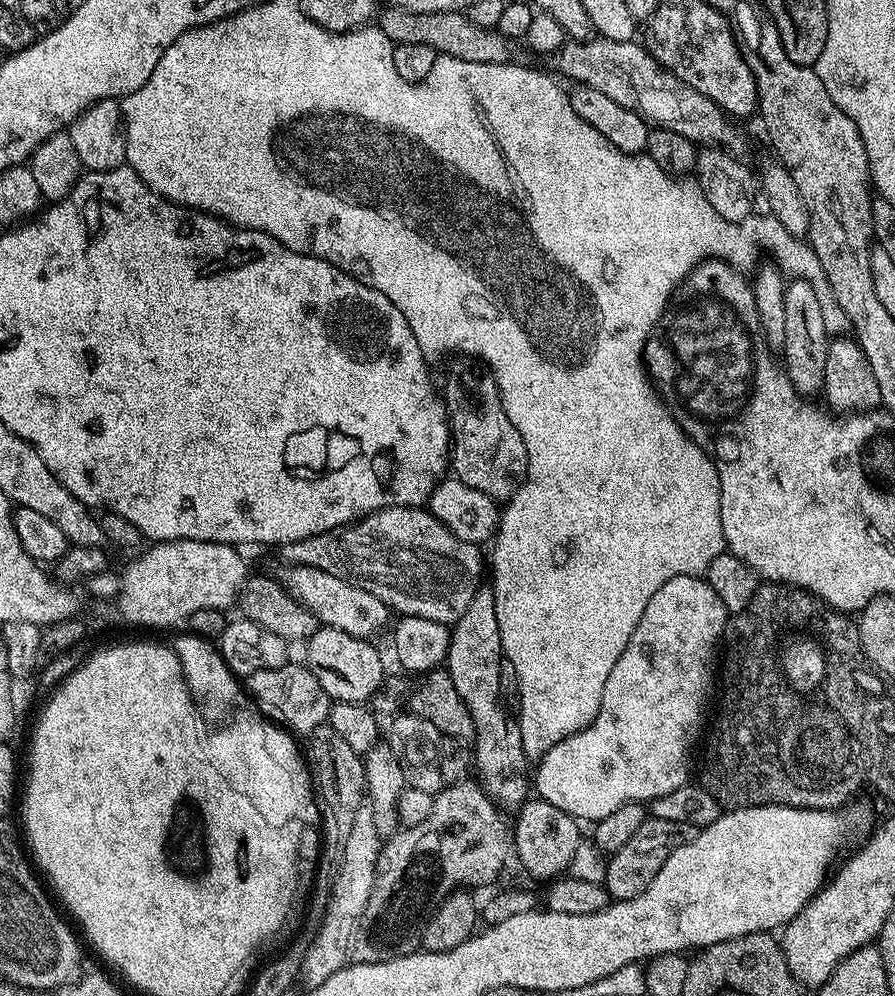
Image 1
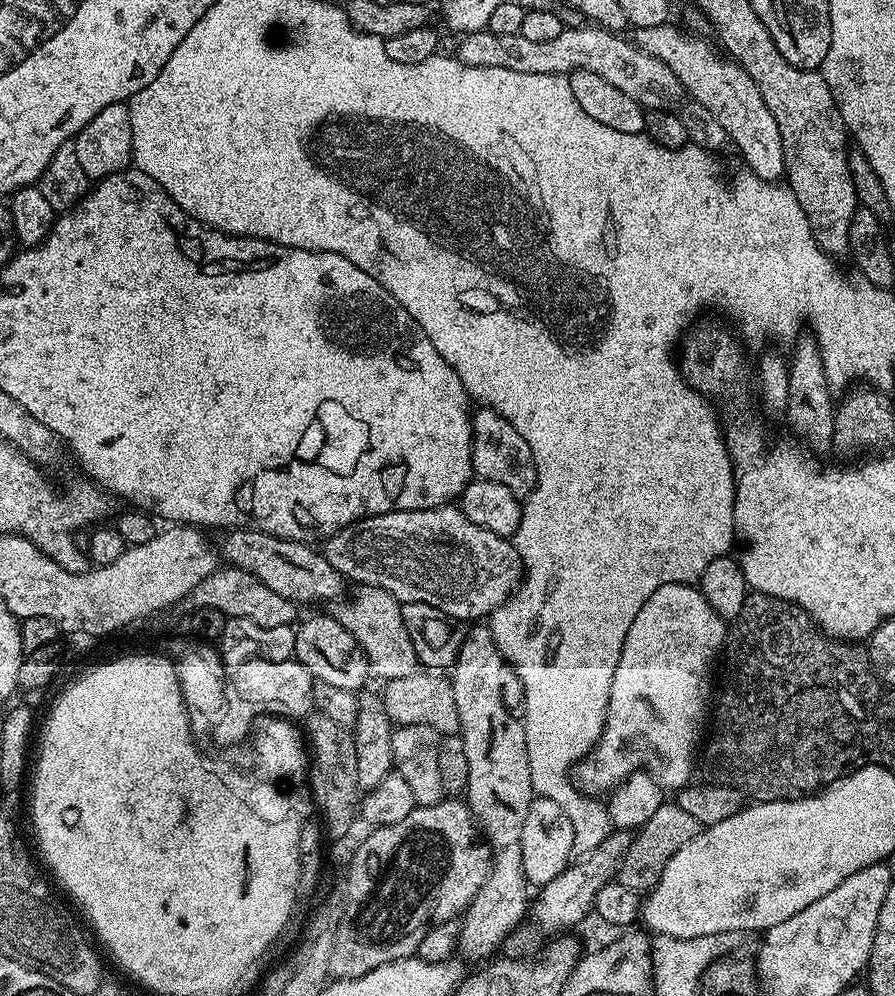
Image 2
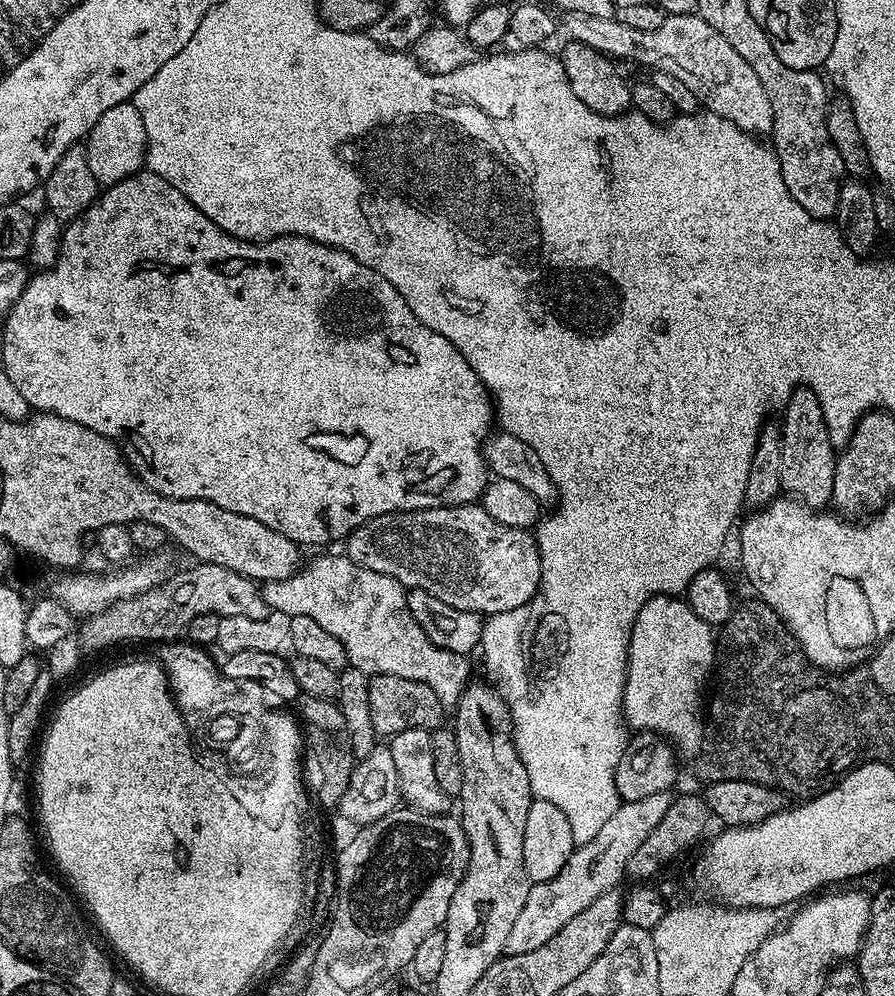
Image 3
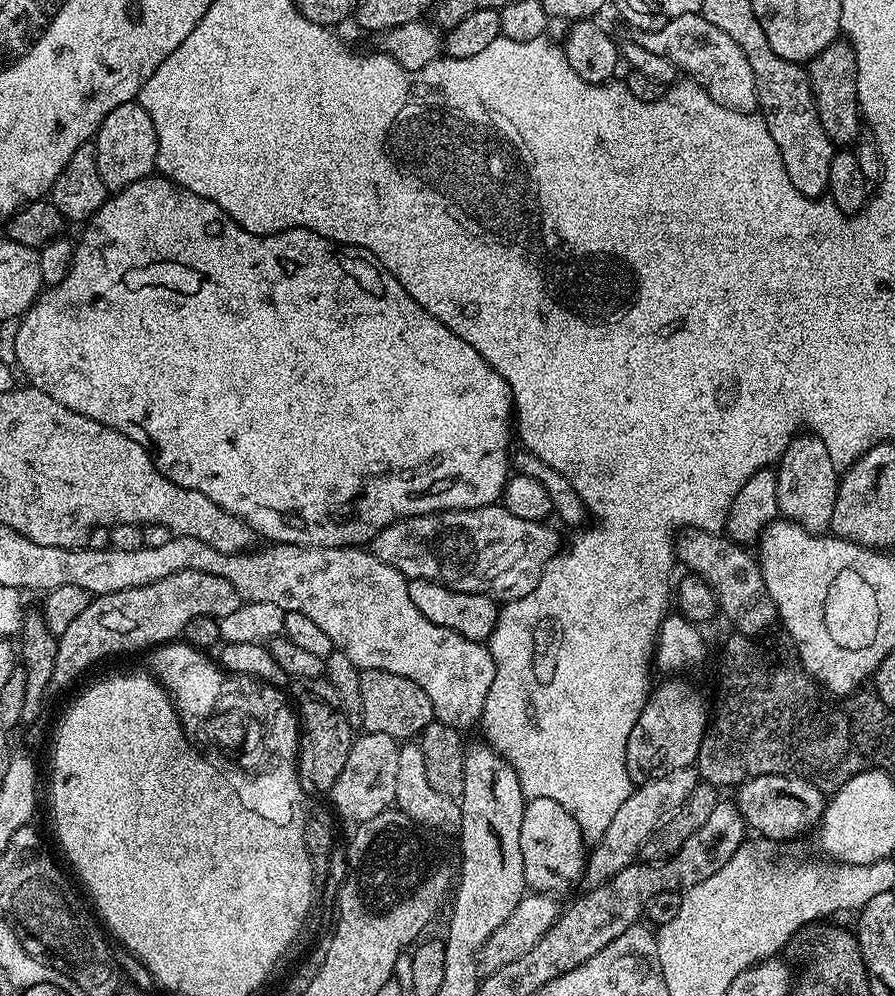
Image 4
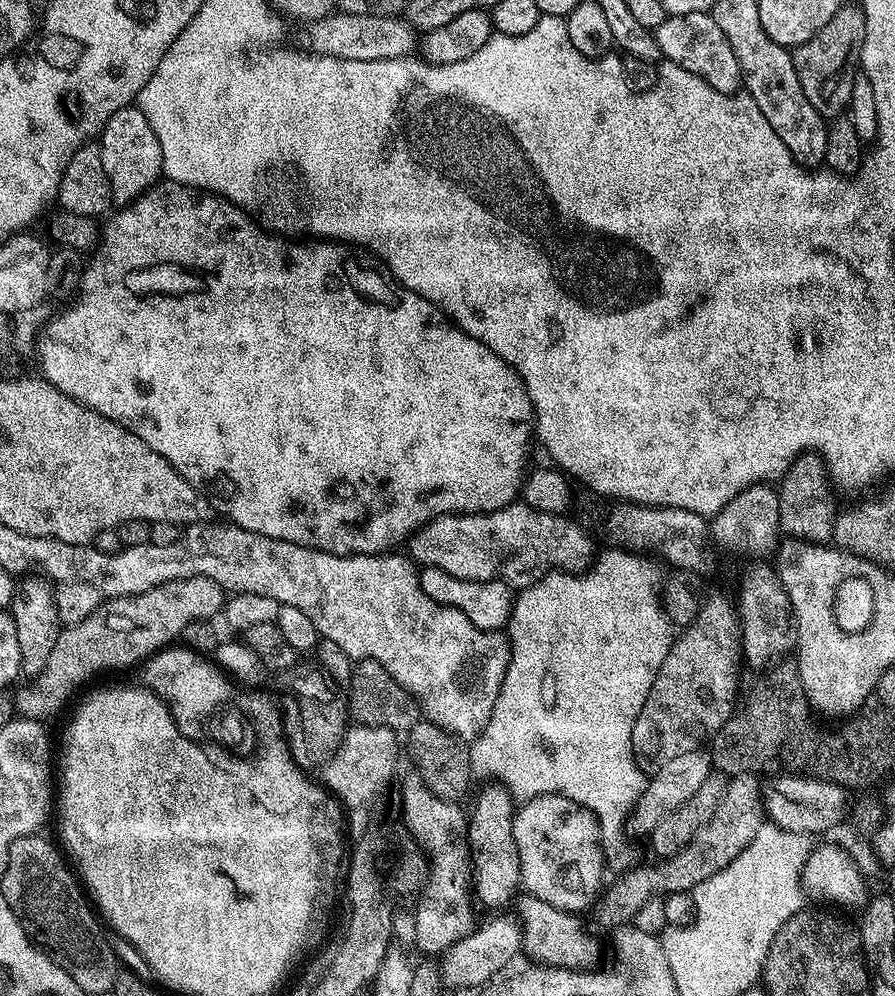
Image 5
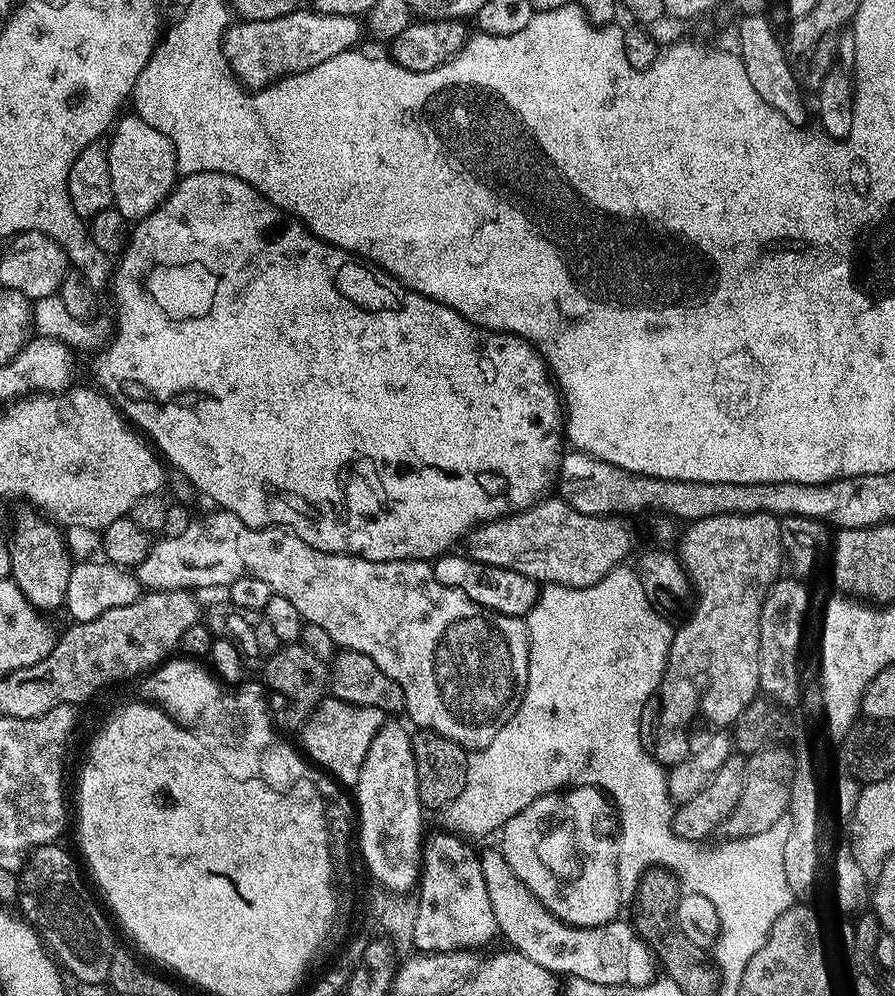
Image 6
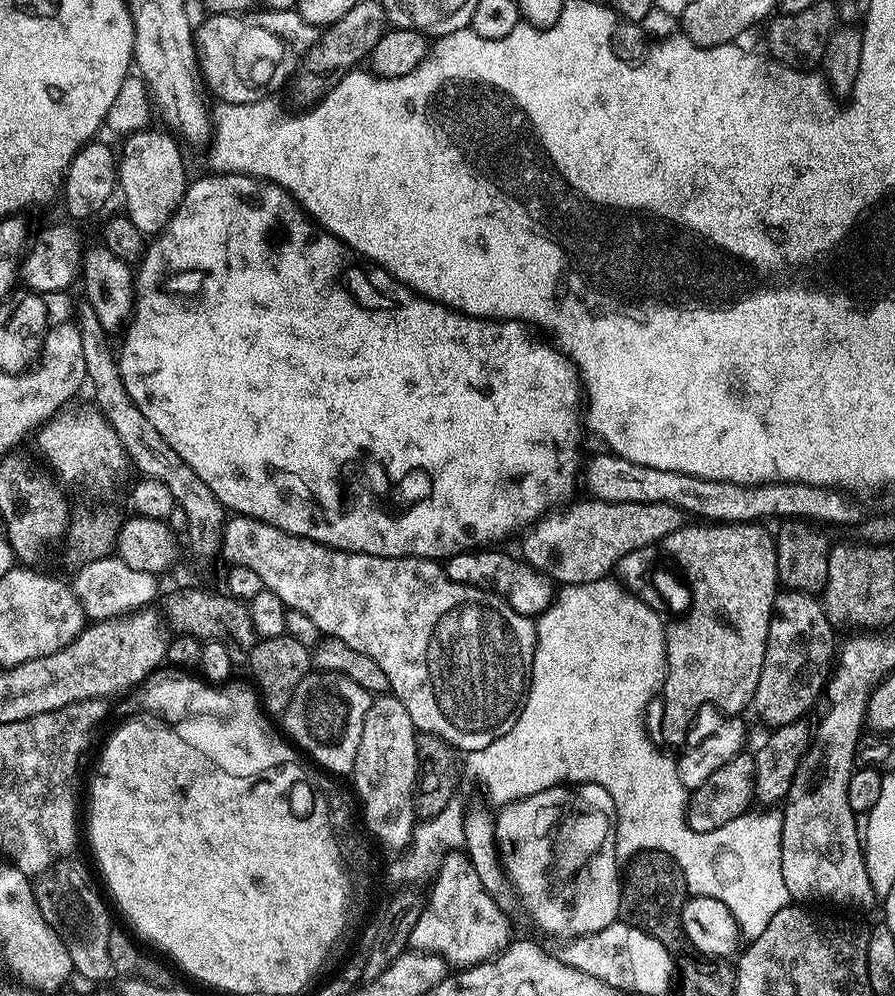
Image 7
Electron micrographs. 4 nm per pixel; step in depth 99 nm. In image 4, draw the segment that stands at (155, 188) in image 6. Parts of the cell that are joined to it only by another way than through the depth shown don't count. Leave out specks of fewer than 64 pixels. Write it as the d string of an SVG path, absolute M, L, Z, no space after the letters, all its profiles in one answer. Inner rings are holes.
M129 102L112 108L110 114L106 114L104 121L97 127L94 143L98 174L102 174L102 182L108 187L109 193L120 192L126 186L153 175L158 154L158 138L150 114L142 110L139 102Z

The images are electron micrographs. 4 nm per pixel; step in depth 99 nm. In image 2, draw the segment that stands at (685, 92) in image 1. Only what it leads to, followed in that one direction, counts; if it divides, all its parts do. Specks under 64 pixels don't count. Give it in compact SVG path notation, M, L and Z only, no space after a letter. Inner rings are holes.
M599 26L564 27L562 34L554 38L554 42L533 42L522 38L522 34L494 34L487 30L475 32L469 36L460 36L460 52L458 58L466 66L475 68L497 68L498 70L518 70L518 74L571 74L578 70L591 70L601 78L606 78L610 86L618 86L622 94L627 94L629 98L634 98L646 110L664 110L676 100L676 95L681 95L682 89L678 78L674 78L674 70L666 66L666 62L658 62L650 54L646 54L642 49L637 48L629 39L615 34L606 28Z

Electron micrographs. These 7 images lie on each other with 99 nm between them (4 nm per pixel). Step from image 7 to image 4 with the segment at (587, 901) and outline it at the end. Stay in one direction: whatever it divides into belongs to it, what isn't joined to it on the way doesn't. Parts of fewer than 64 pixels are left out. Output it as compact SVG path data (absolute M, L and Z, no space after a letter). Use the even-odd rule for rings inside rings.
M528 800L520 831L524 882L536 894L561 894L581 883L586 872L586 841L578 822L558 802Z

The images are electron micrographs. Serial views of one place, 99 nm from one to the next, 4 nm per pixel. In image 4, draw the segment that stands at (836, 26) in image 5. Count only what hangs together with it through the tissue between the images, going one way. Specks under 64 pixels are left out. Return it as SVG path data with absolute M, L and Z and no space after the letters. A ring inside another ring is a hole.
M837 38L833 44L826 46L826 50L822 50L814 59L807 61L806 71L818 118L822 122L822 130L826 130L833 145L852 146L860 136L862 113L856 93L856 53L852 51L851 44Z

